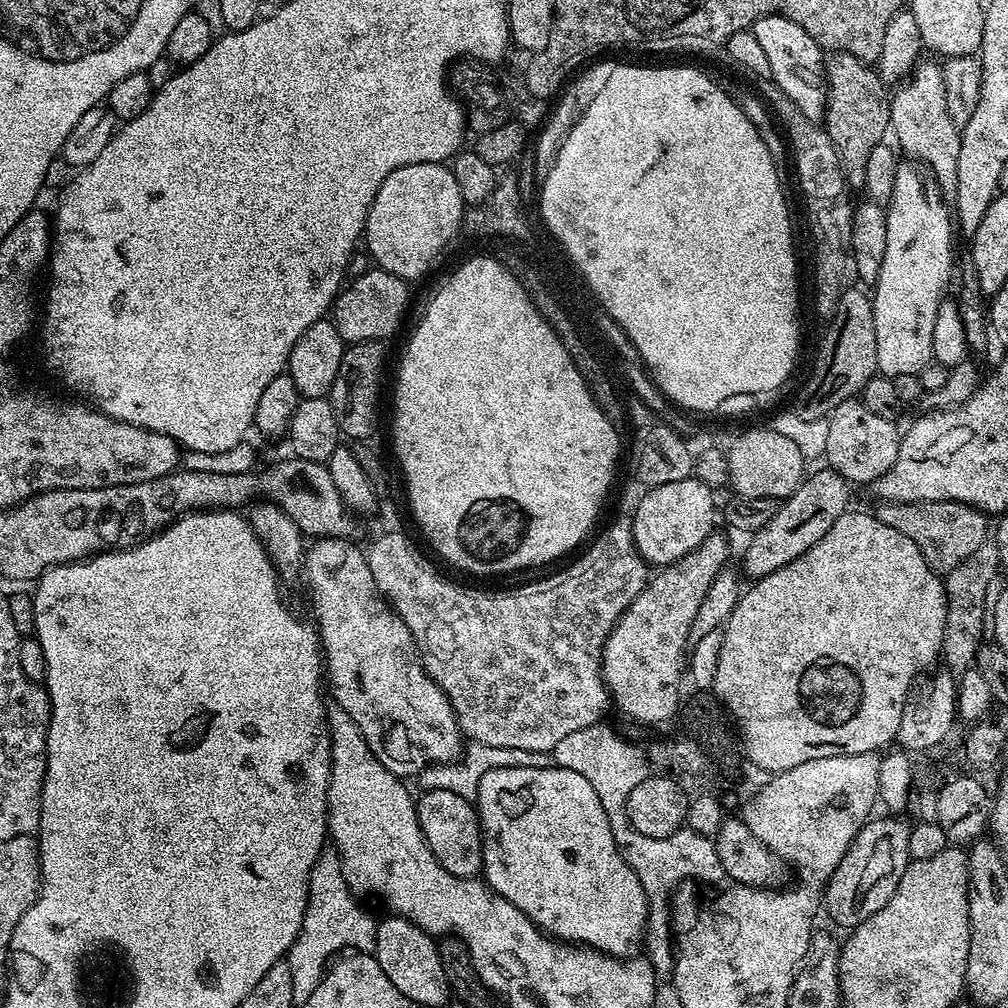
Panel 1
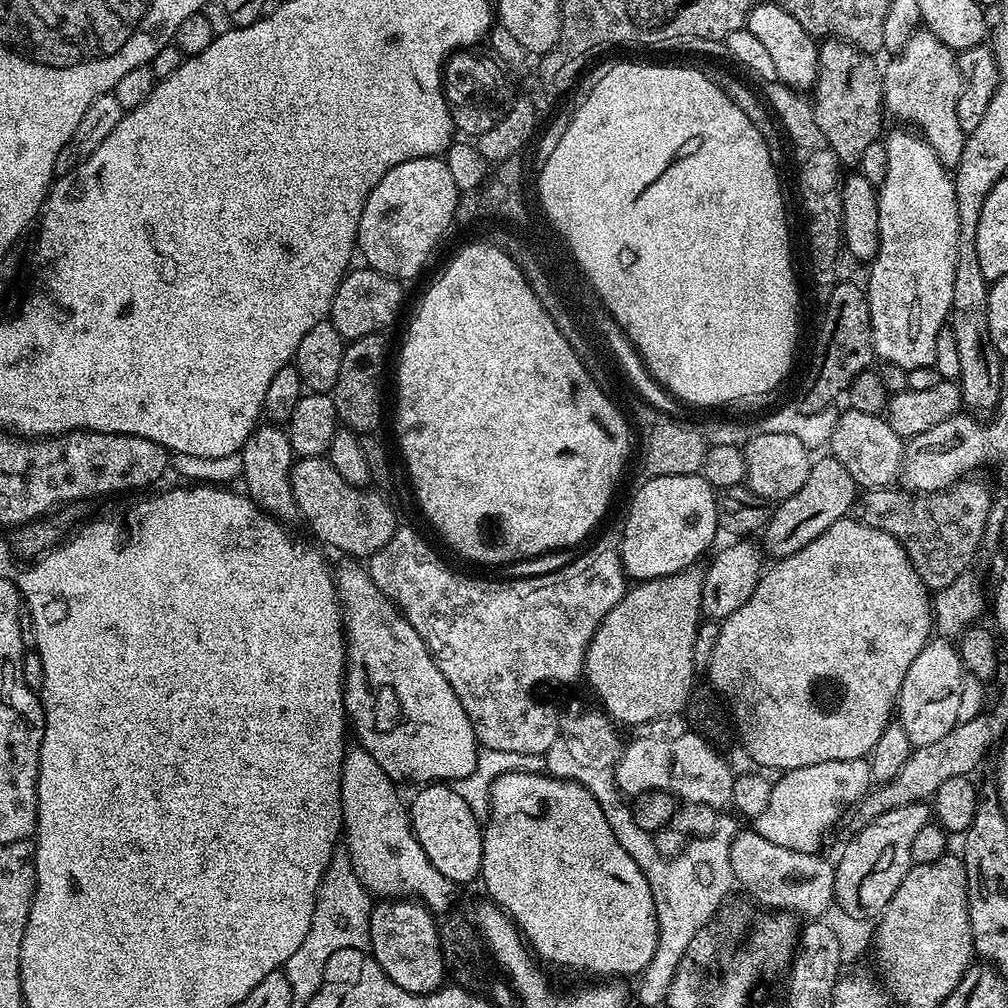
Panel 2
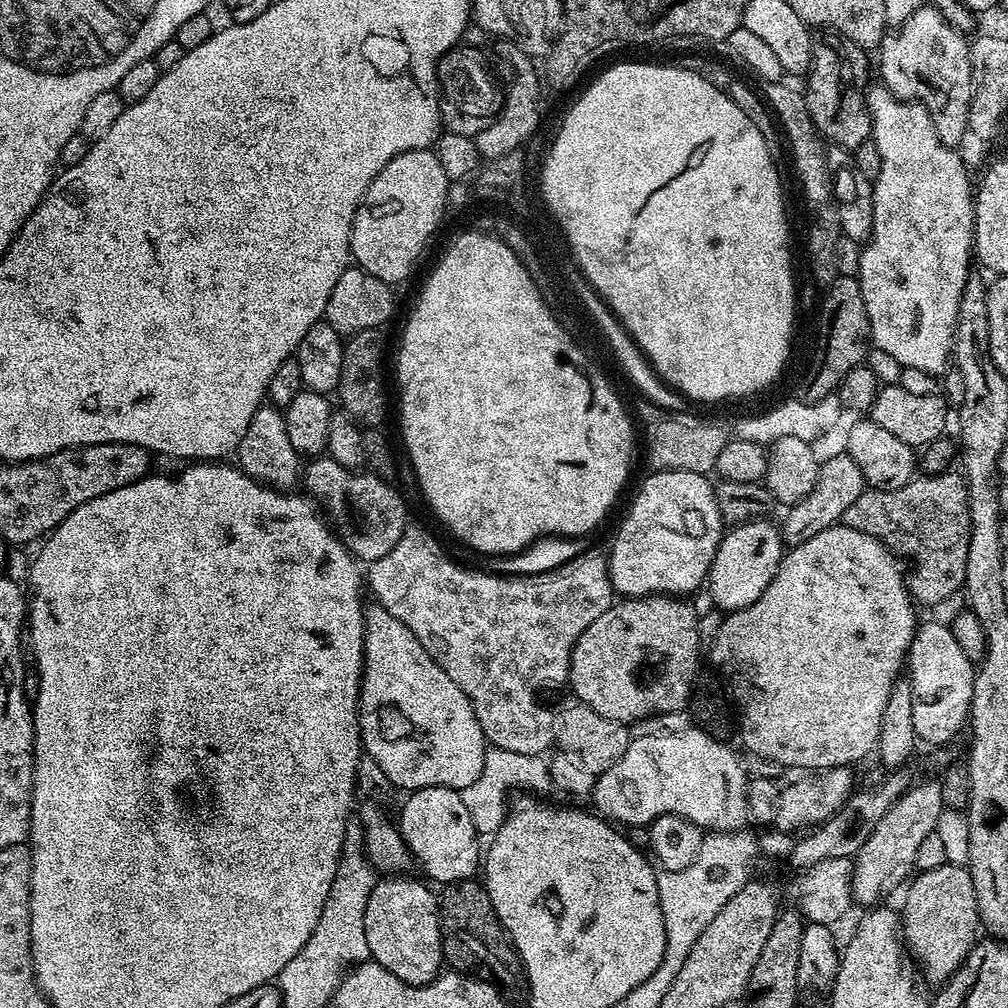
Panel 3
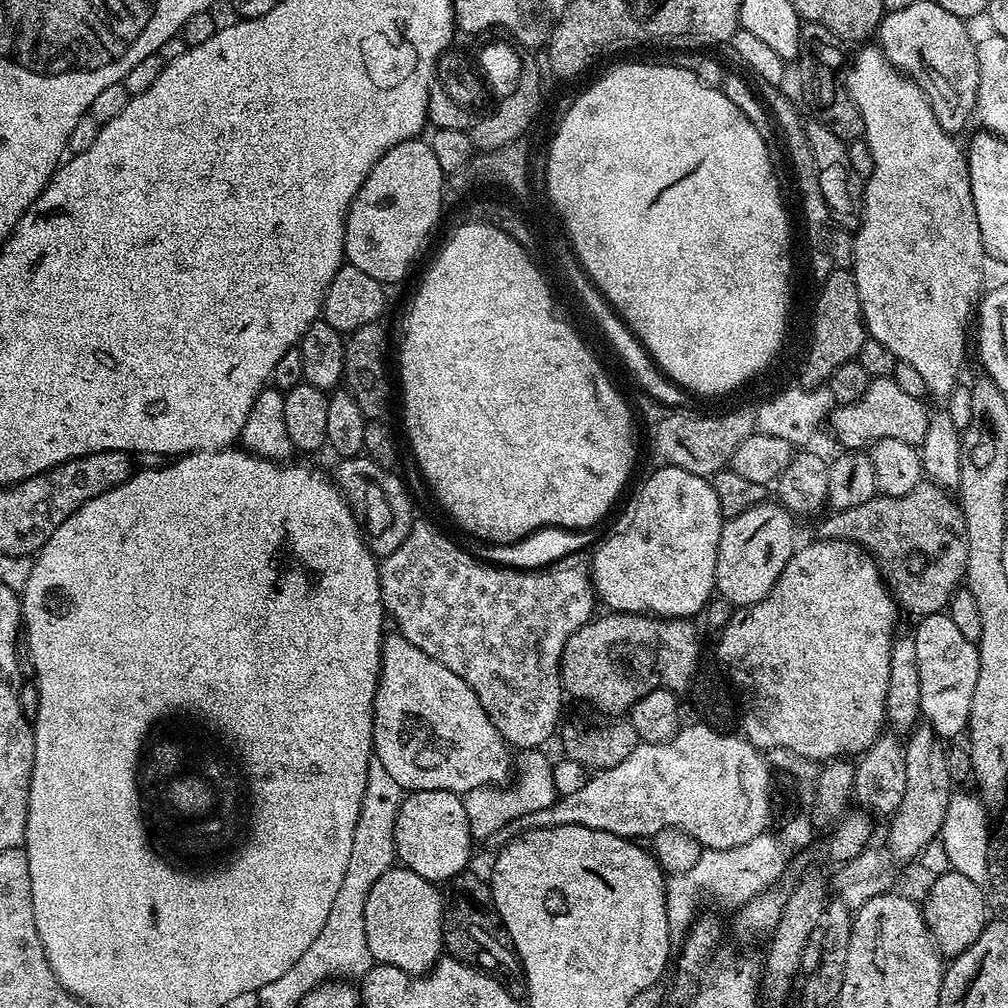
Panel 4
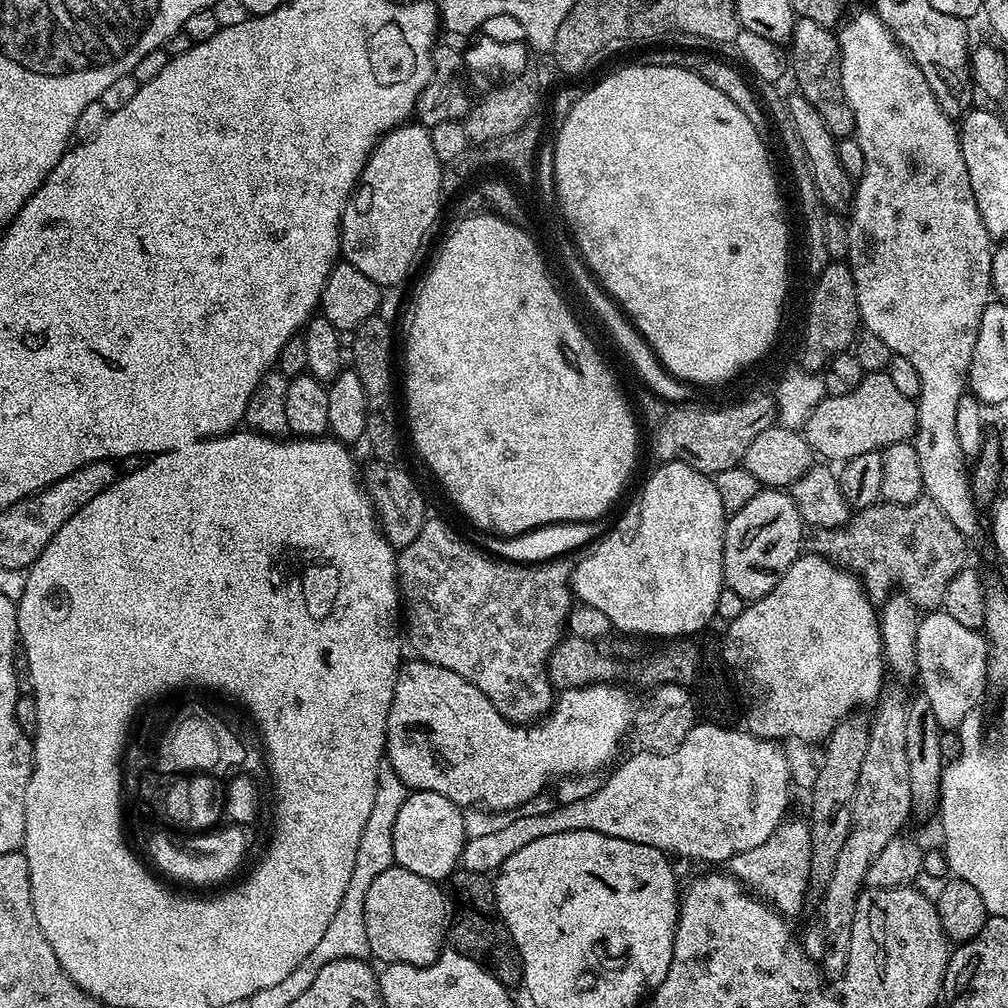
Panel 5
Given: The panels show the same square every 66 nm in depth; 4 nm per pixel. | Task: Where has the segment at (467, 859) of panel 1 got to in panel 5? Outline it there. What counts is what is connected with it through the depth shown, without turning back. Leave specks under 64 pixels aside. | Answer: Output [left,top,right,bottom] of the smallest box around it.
[394,791,466,882]

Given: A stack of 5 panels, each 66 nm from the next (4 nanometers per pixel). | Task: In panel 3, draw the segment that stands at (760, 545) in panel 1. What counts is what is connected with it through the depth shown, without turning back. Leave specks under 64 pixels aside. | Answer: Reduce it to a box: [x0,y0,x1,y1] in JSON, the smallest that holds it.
[779,454,866,546]

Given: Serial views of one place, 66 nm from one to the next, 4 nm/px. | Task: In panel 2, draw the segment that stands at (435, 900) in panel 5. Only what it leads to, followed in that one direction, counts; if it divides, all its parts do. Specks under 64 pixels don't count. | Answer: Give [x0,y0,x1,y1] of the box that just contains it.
[370,898,446,996]

